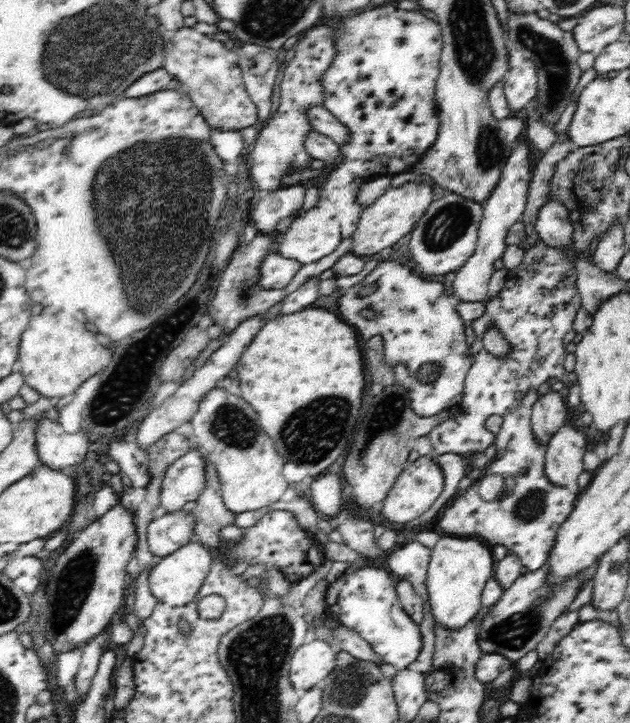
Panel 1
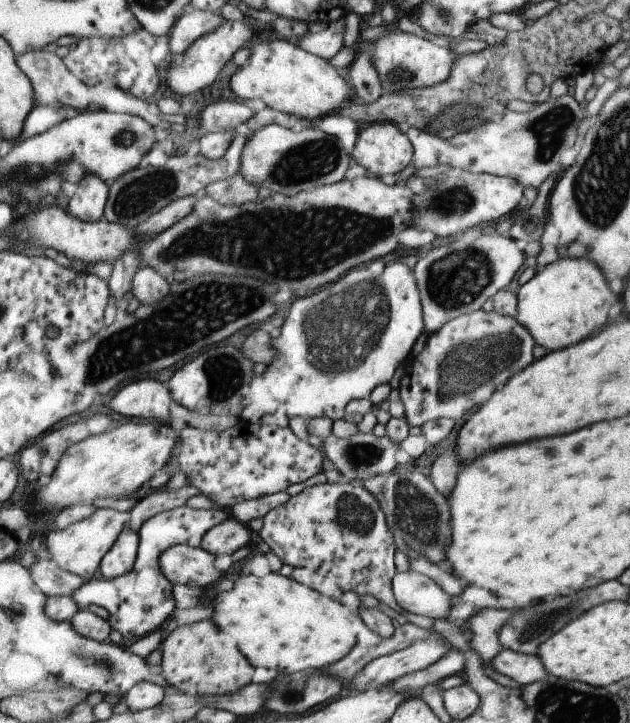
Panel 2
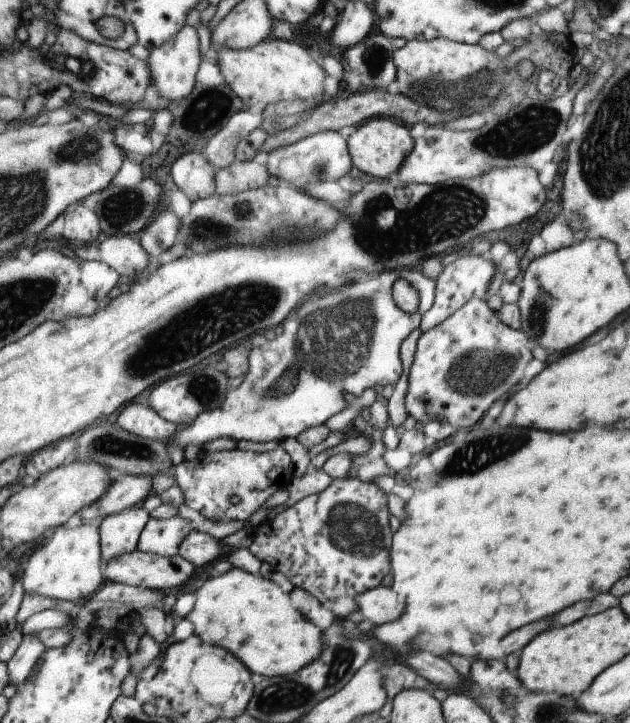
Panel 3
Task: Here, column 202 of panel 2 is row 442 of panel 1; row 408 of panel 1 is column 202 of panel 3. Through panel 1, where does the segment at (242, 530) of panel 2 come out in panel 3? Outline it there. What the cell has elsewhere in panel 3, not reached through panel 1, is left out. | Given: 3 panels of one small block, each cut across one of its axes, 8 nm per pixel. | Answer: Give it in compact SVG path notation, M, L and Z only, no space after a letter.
M191 531L179 543L178 554L195 566L211 566L221 554L219 540L201 531Z

